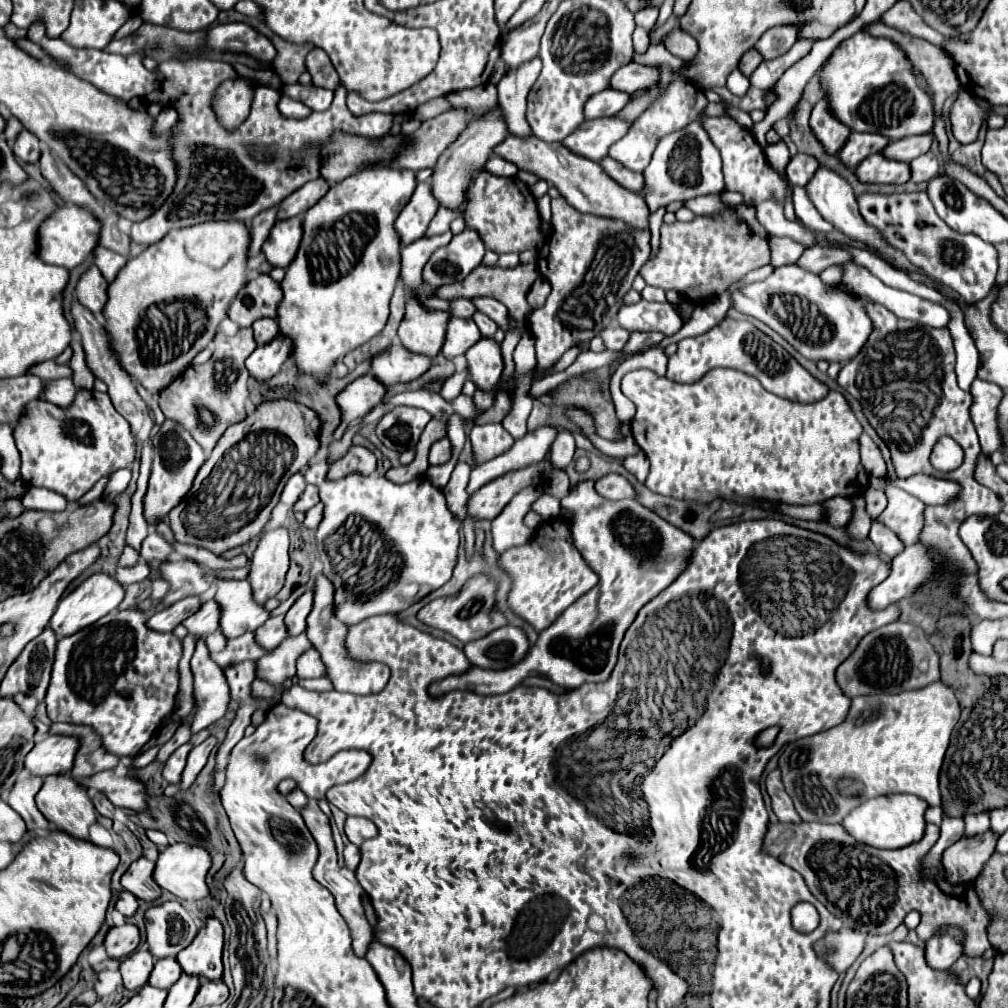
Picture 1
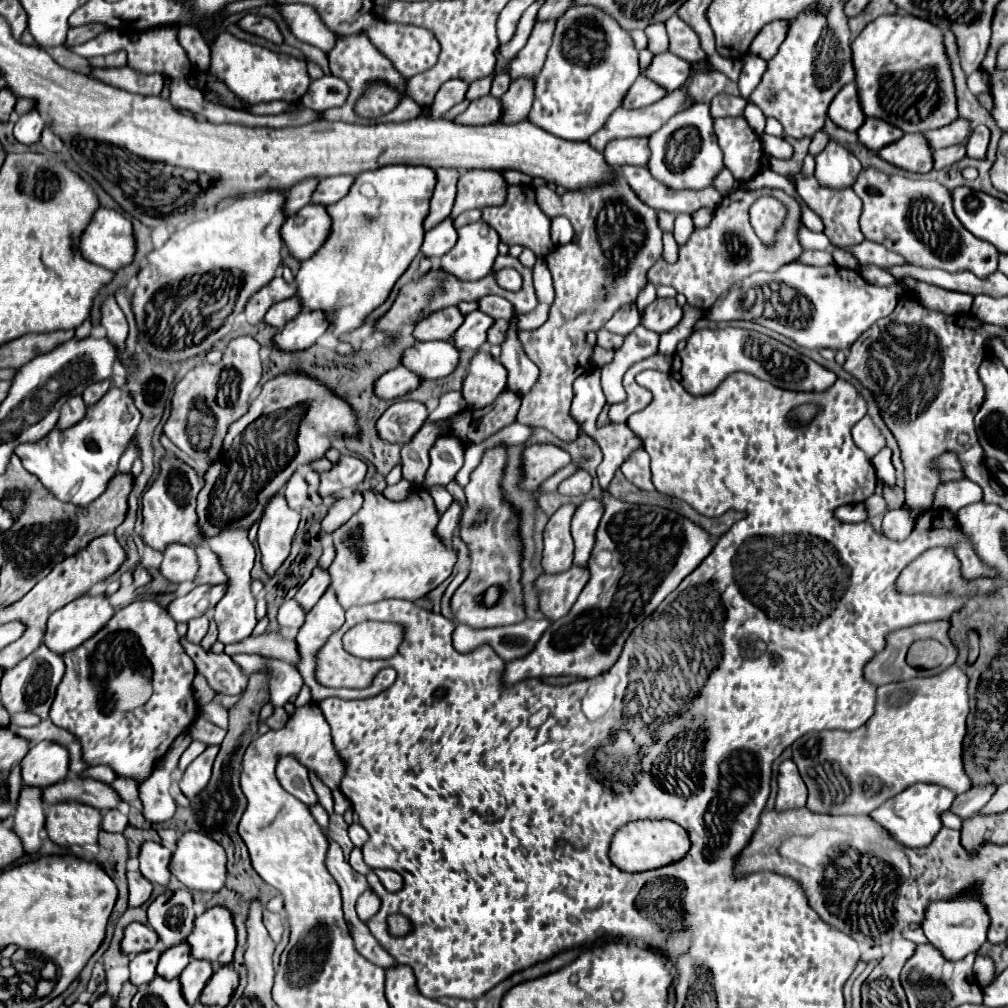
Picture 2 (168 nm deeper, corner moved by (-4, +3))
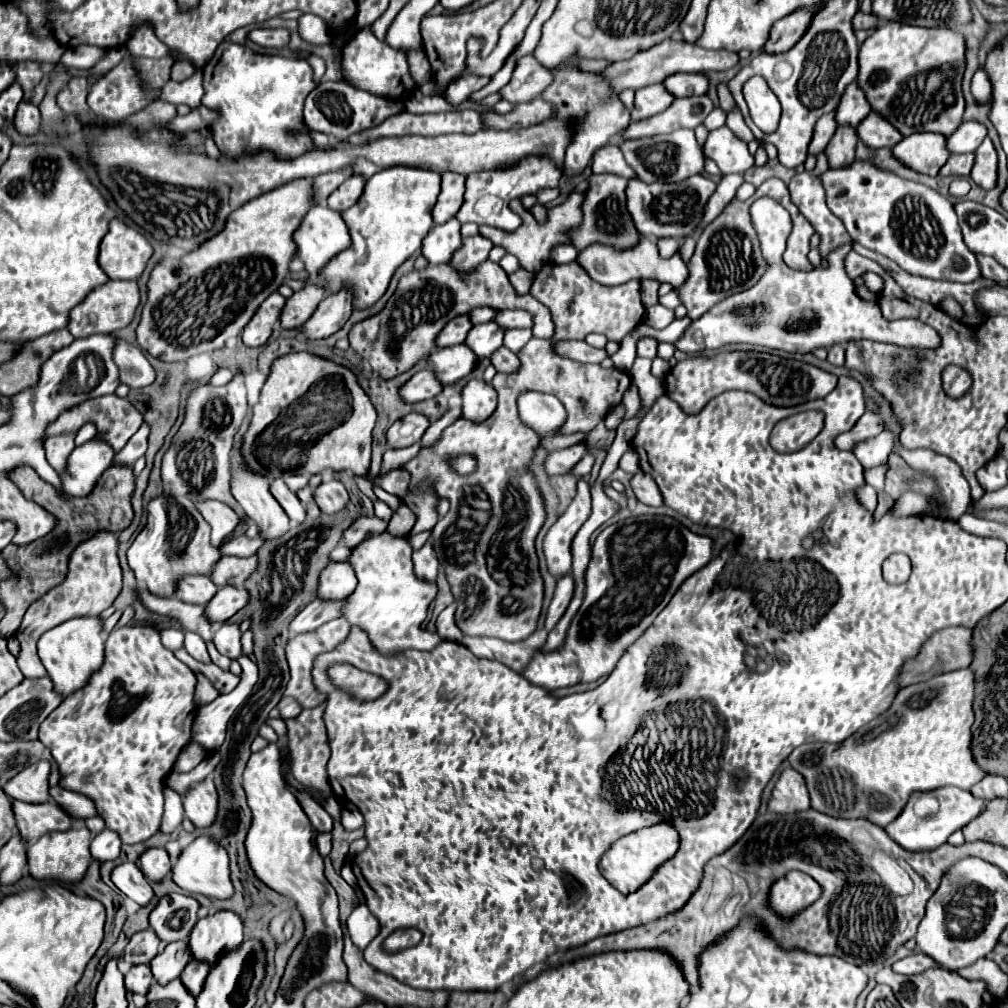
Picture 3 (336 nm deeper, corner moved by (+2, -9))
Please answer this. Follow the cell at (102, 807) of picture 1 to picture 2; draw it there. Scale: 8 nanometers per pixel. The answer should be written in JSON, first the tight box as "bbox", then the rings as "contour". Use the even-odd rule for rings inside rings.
{"bbox":[102,810,128,832],"contour":[[[106,810],[102,828],[106,832],[124,832],[128,826],[128,816],[124,816],[120,810]]]}

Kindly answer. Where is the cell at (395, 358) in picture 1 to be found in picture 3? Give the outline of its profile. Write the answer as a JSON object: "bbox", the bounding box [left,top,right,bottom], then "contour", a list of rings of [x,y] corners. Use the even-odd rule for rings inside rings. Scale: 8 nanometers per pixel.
{"bbox":[426,344,476,386],"contour":[[[464,344],[450,346],[450,348],[436,348],[430,352],[426,360],[432,364],[434,374],[438,374],[438,380],[444,386],[454,384],[460,378],[468,376],[476,366],[474,352]]]}

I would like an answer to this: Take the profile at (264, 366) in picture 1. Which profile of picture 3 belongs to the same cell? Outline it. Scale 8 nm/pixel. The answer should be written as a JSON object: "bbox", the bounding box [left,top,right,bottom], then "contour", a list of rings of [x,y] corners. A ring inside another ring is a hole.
{"bbox":[300,290,352,340],"contour":[[[340,290],[320,302],[316,312],[302,324],[300,332],[308,340],[322,340],[338,332],[352,314],[350,290]]]}

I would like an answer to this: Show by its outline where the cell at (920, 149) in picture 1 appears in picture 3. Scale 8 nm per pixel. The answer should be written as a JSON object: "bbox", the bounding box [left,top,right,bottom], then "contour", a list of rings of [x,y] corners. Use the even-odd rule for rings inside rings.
{"bbox":[946,122,986,154],"contour":[[[962,122],[958,130],[946,138],[946,148],[950,154],[974,152],[986,138],[986,128],[978,122]]]}

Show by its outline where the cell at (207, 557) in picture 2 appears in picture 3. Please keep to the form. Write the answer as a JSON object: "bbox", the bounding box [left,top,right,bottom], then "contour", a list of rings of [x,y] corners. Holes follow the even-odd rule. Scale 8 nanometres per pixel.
{"bbox":[210,556,258,586],"contour":[[[222,556],[210,570],[210,580],[216,586],[242,586],[244,580],[256,570],[258,558],[236,558],[236,556]]]}

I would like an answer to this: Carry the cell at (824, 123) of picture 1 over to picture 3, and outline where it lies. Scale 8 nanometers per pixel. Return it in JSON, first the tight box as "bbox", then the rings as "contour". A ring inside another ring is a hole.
{"bbox":[836,82,870,126],"contour":[[[852,82],[846,92],[842,94],[842,100],[836,108],[836,120],[842,126],[858,126],[866,116],[870,114],[870,104],[864,96],[864,92],[858,88],[856,82]]]}

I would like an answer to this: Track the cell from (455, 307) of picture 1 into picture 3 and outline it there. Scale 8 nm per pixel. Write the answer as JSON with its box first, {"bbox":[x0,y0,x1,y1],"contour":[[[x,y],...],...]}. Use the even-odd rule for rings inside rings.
{"bbox":[494,310,532,330],"contour":[[[498,310],[494,322],[504,330],[512,328],[532,328],[532,314],[526,310]]]}

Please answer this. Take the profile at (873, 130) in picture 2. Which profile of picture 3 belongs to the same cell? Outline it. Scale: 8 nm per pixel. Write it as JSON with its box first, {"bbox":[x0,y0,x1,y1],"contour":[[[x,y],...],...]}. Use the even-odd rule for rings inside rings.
{"bbox":[856,112,902,148],"contour":[[[870,112],[866,120],[860,122],[856,132],[858,138],[870,148],[894,148],[894,144],[902,140],[902,134],[876,112]]]}

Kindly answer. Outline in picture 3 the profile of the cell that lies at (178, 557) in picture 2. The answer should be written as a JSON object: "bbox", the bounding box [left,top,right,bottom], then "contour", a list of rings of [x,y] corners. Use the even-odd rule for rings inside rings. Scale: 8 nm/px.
{"bbox":[174,574,218,606],"contour":[[[198,574],[198,576],[182,578],[182,582],[178,582],[178,594],[174,594],[174,596],[182,602],[204,606],[216,594],[216,590],[218,588],[210,582],[208,576]]]}

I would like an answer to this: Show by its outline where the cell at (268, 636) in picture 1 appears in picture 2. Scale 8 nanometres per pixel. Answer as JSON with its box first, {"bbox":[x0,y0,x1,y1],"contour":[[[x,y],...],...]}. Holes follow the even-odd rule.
{"bbox":[278,600,304,628],"contour":[[[288,600],[280,606],[278,610],[278,622],[280,626],[292,626],[292,628],[300,628],[304,624],[304,608],[296,602],[296,600]]]}

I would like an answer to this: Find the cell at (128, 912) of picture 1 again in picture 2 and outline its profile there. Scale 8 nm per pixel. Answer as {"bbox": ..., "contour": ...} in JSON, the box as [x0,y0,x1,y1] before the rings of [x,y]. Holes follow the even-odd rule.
{"bbox":[128,870,152,906],"contour":[[[140,870],[128,872],[128,886],[130,886],[130,906],[142,906],[152,894],[152,882],[146,880]]]}

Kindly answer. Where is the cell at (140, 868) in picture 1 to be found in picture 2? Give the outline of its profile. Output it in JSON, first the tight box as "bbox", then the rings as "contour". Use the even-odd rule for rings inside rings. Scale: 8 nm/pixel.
{"bbox":[138,842,172,884],"contour":[[[144,842],[138,854],[140,872],[154,884],[168,884],[170,858],[172,858],[172,852],[166,846],[158,842]]]}

